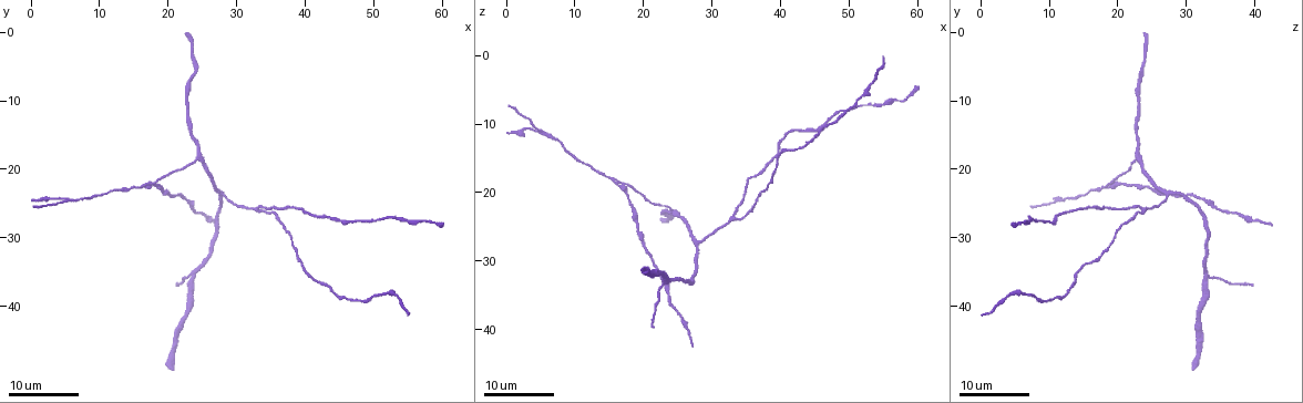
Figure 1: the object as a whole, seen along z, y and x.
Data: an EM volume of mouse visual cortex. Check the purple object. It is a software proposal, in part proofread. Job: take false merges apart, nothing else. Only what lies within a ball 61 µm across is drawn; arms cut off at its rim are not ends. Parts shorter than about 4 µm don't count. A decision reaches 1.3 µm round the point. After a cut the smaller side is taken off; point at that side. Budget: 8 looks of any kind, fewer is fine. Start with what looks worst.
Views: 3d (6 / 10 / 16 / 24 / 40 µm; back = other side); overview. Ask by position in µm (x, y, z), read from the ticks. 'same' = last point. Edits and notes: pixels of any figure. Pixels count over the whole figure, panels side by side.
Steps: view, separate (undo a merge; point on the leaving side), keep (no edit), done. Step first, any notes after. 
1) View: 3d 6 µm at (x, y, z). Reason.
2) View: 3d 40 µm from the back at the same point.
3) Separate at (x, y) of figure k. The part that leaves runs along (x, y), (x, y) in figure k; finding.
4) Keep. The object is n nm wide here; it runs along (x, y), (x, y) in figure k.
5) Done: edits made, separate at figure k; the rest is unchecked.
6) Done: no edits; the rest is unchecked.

View: 3d 24 µm at (22.5, 36.0, 33.5). Three arms meet.

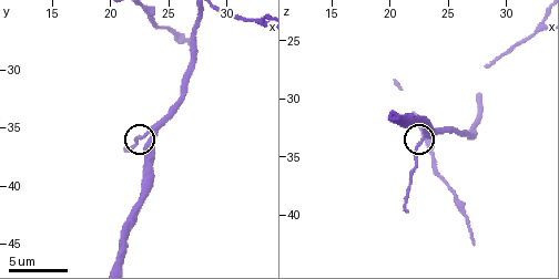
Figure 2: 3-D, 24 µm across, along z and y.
View: 3d 10 µm at the same point. Zoom in.

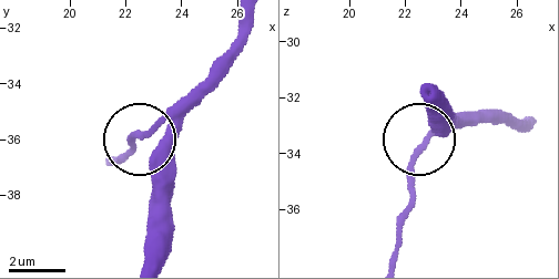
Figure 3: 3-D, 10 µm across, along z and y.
Keep. 3 arms meet here; it runs along (251, 23), (130, 145) in figure 3; continuous, no second neuron.

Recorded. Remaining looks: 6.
View: 3d 16 µm at (33.0, 26.0, 23.8). Branch point.

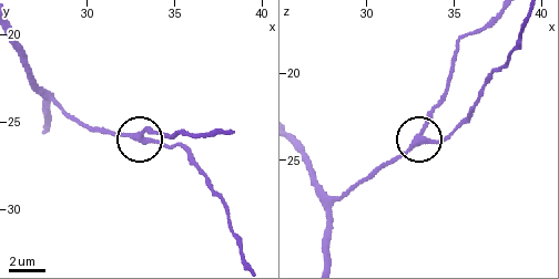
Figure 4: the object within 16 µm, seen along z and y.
Keep. 3 arms meet here; it runs along (68, 116), (136, 137), (146, 130), (159, 130) in figure 4; all the same neuron.

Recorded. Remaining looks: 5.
View: 3d 16 µm at (24.5, 18.5, 23.0). Three-way junction.

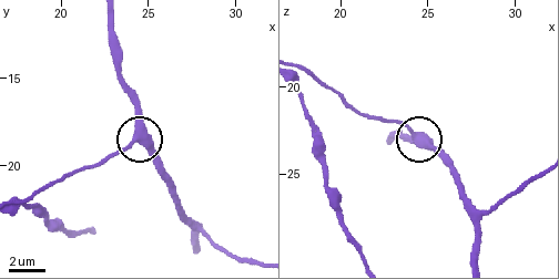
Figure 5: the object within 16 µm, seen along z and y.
View: 3d 10 µm at (24.3, 18.4, 22.6). Zoom in.

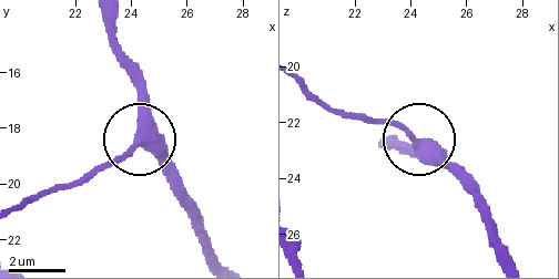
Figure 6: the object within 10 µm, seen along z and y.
Keep. 3 arms meet here; it runs along (215, 258), (199, 208), (145, 136), (136, 68) in figure 6; one neuron here.

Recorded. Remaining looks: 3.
View: 3d 16 µm at (27.5, 23.5, 27.5). Three arms meet.

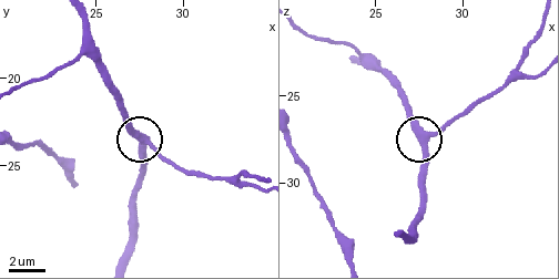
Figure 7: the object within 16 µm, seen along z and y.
View: 3d 10 µm at (27.4, 23.2, 27.0).

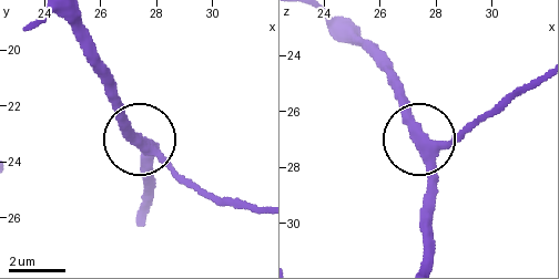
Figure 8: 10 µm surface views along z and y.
Keep. 3 arms meet here; all the same neuron.

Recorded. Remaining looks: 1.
Done: no edits; the rest is unchecked.

